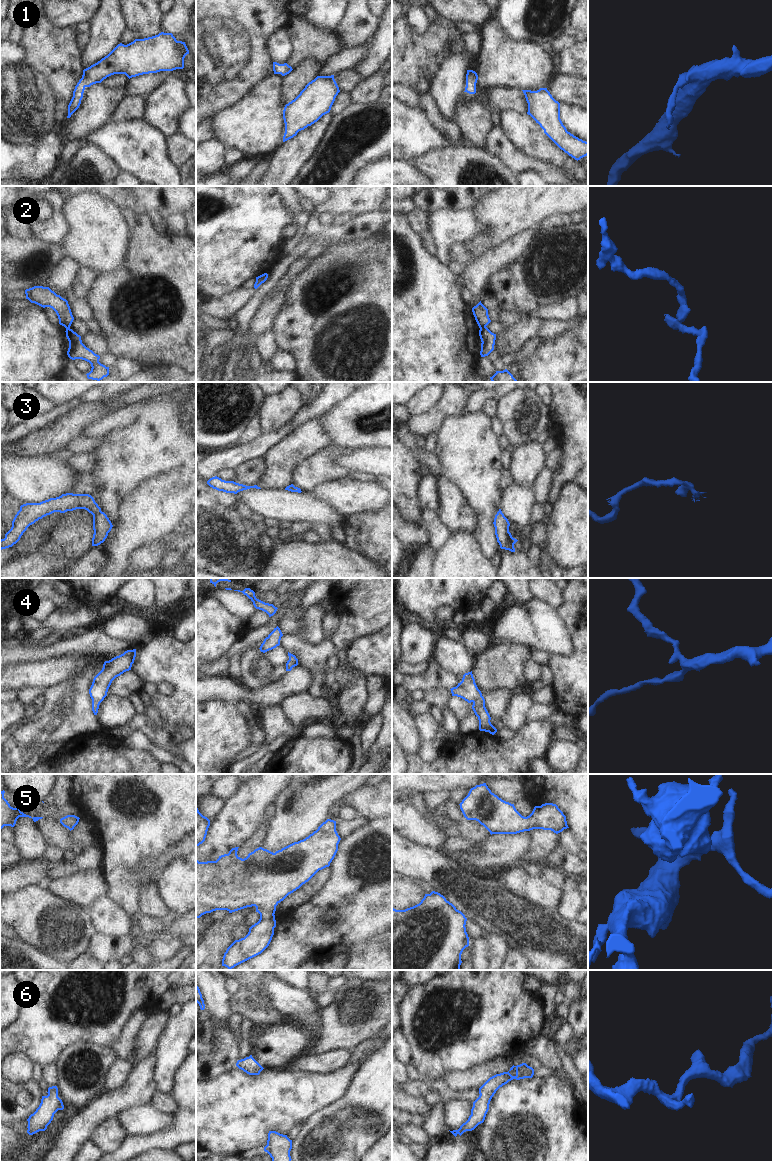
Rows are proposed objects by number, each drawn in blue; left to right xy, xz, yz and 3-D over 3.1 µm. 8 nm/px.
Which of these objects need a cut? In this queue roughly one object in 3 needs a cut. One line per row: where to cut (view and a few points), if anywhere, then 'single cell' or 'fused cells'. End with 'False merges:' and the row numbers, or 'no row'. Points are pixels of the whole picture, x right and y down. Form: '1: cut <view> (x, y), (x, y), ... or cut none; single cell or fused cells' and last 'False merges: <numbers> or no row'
1: cut none; single cell
2: cut yz (485, 326), (480, 328); fused cells
3: cut none; single cell
4: cut none; single cell
5: cut none; single cell
6: cut none; single cell
False merges: 2

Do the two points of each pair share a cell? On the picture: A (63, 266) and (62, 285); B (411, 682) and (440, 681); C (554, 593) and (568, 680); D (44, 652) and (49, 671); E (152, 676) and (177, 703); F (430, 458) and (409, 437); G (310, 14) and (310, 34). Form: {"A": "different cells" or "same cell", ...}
{"A": "same cell", "B": "same cell", "C": "different cells", "D": "different cells", "E": "same cell", "F": "same cell", "G": "different cells"}

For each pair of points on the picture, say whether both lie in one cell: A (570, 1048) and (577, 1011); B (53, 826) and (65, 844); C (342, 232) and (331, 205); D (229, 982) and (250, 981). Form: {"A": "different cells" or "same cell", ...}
{"A": "same cell", "B": "same cell", "C": "different cells", "D": "different cells"}

